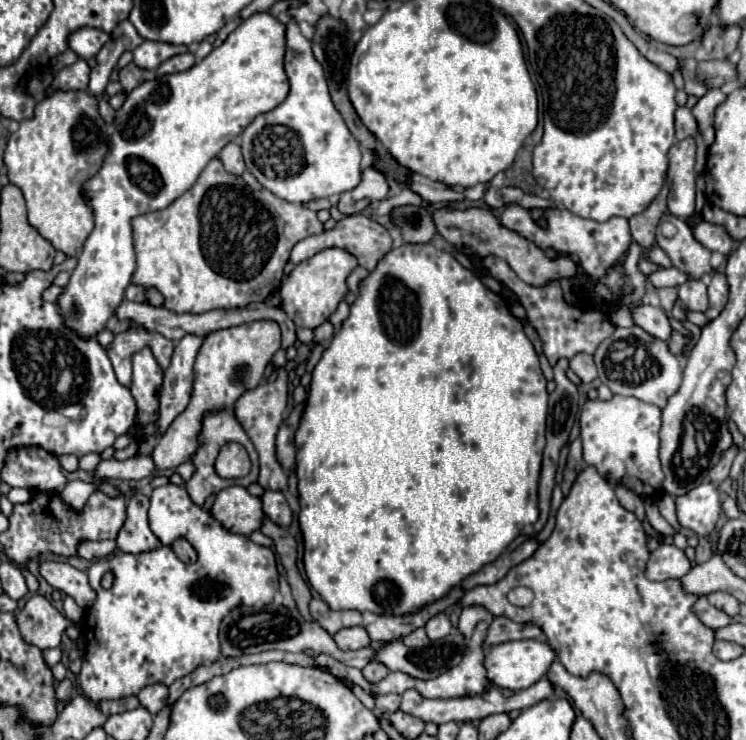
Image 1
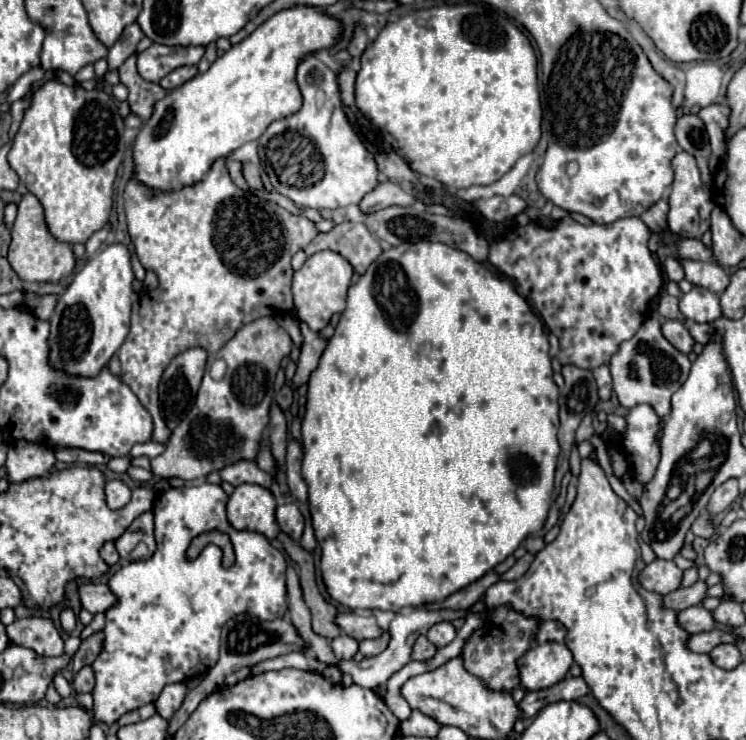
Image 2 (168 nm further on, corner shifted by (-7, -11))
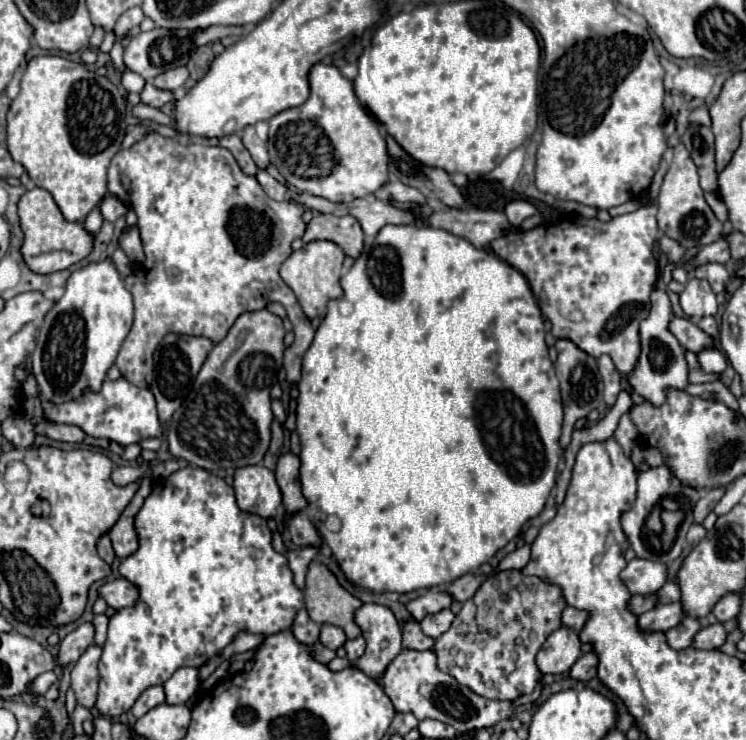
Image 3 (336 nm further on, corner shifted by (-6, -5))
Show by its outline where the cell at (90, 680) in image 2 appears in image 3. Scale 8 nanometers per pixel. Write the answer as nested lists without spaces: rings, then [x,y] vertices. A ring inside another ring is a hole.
[[[90,645],[72,669],[72,689],[76,693],[78,703],[84,705],[86,709],[92,709],[96,701],[100,653],[102,649],[98,645]]]

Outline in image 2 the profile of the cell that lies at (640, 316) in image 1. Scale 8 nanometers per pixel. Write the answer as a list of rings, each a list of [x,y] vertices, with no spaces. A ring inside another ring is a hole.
[[[665,321],[663,323],[663,335],[681,353],[689,353],[693,349],[693,345],[695,345],[695,339],[691,337],[685,323],[681,323],[681,321]]]

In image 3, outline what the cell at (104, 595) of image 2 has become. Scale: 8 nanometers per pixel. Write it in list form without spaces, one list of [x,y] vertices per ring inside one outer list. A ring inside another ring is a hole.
[[[114,579],[114,581],[106,581],[100,589],[98,595],[108,603],[108,607],[114,609],[122,609],[122,607],[130,607],[136,603],[138,599],[138,589],[136,585],[132,585],[126,579]]]

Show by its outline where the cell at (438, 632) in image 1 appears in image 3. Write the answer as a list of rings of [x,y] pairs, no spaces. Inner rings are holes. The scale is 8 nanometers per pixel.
[[[444,609],[444,611],[438,611],[434,615],[426,615],[420,625],[422,625],[422,631],[428,635],[428,637],[440,637],[442,633],[446,633],[450,629],[454,621],[454,613],[450,609]]]

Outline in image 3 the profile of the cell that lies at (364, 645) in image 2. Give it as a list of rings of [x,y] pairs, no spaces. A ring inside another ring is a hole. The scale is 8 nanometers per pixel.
[[[356,637],[356,639],[348,639],[346,645],[344,645],[350,661],[356,661],[364,655],[364,649],[366,649],[366,643],[364,643],[364,637]]]

